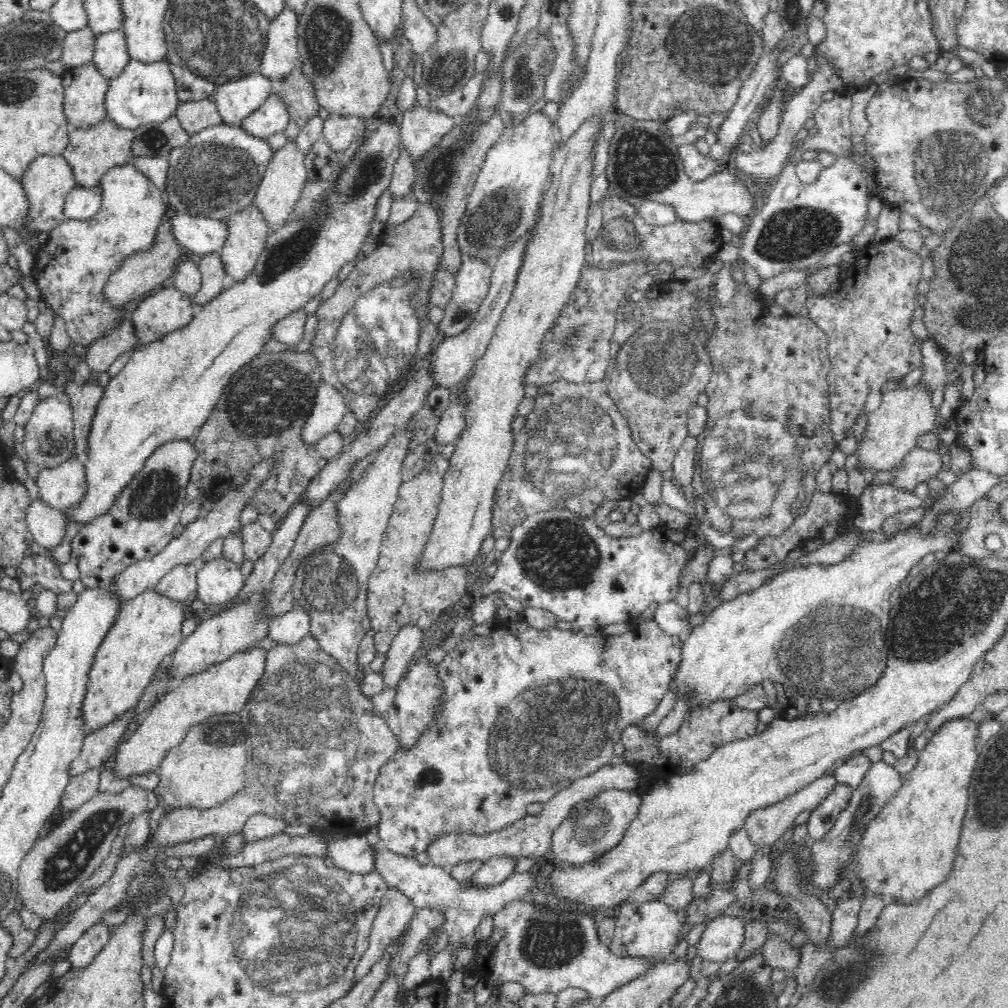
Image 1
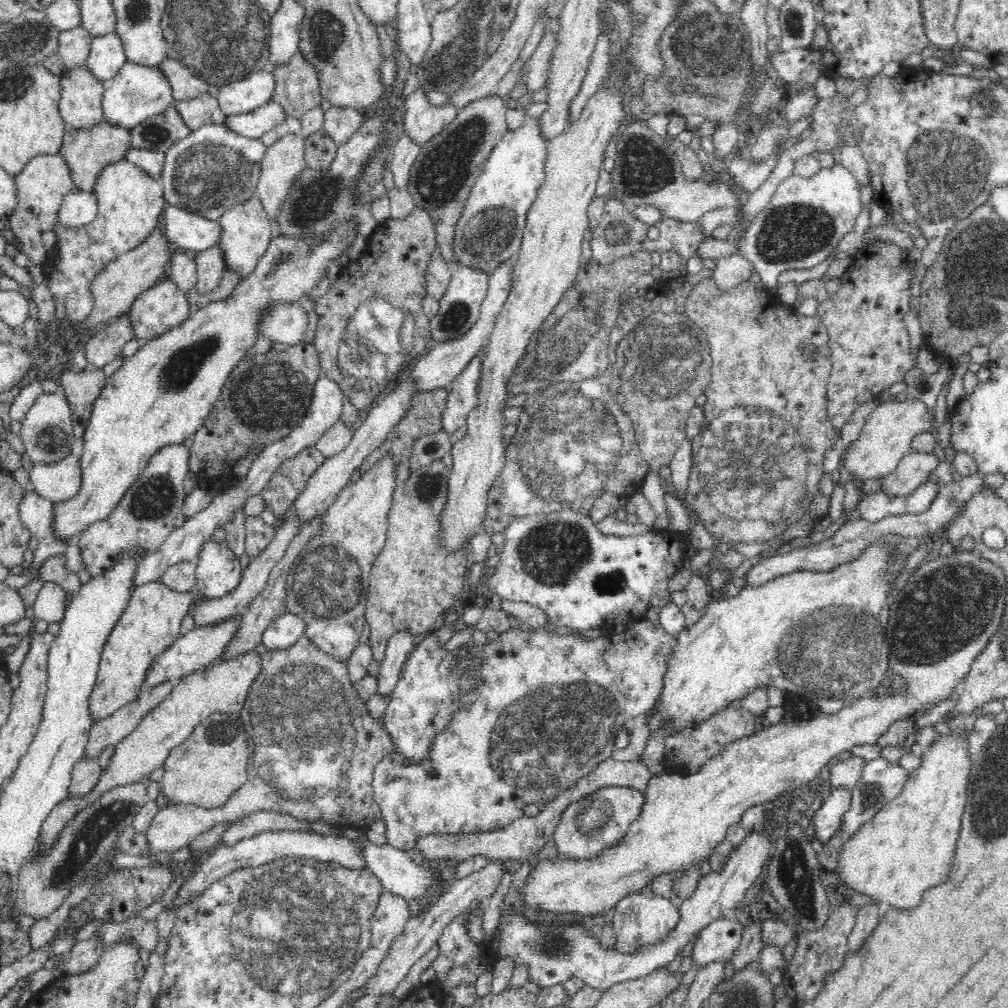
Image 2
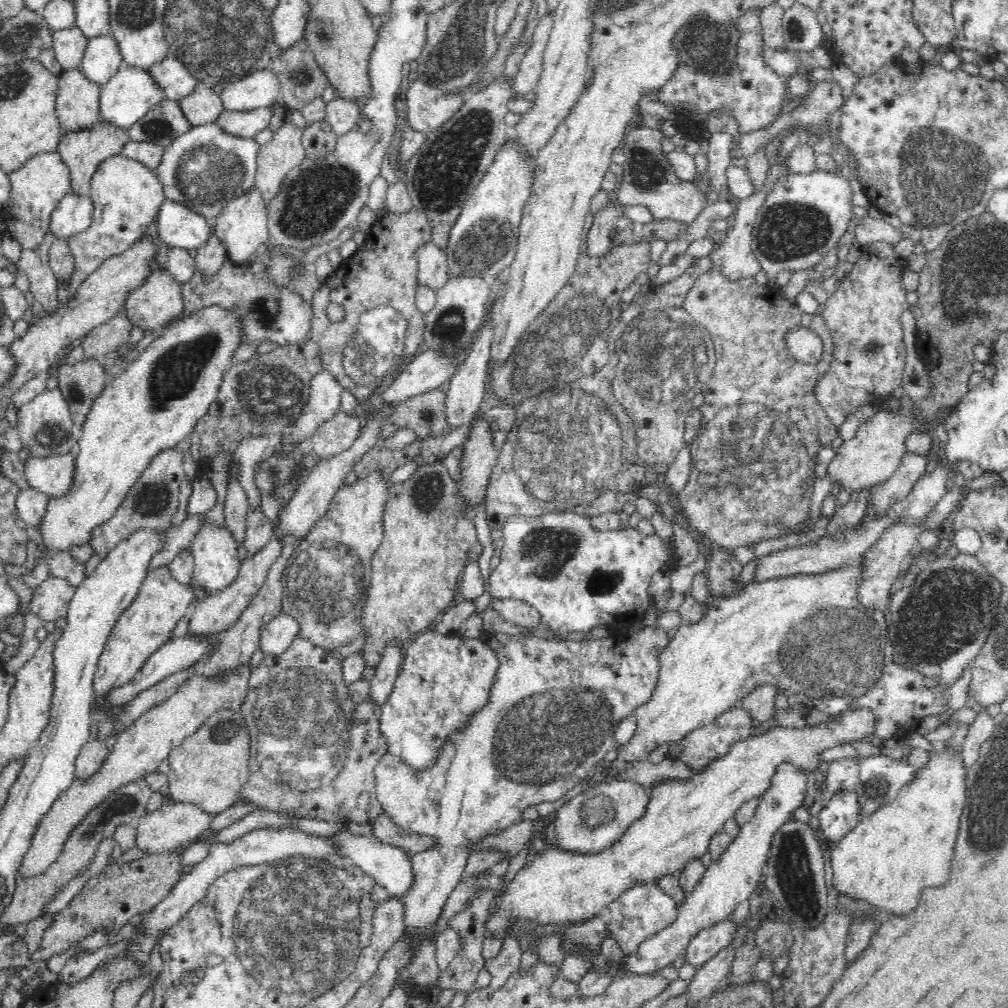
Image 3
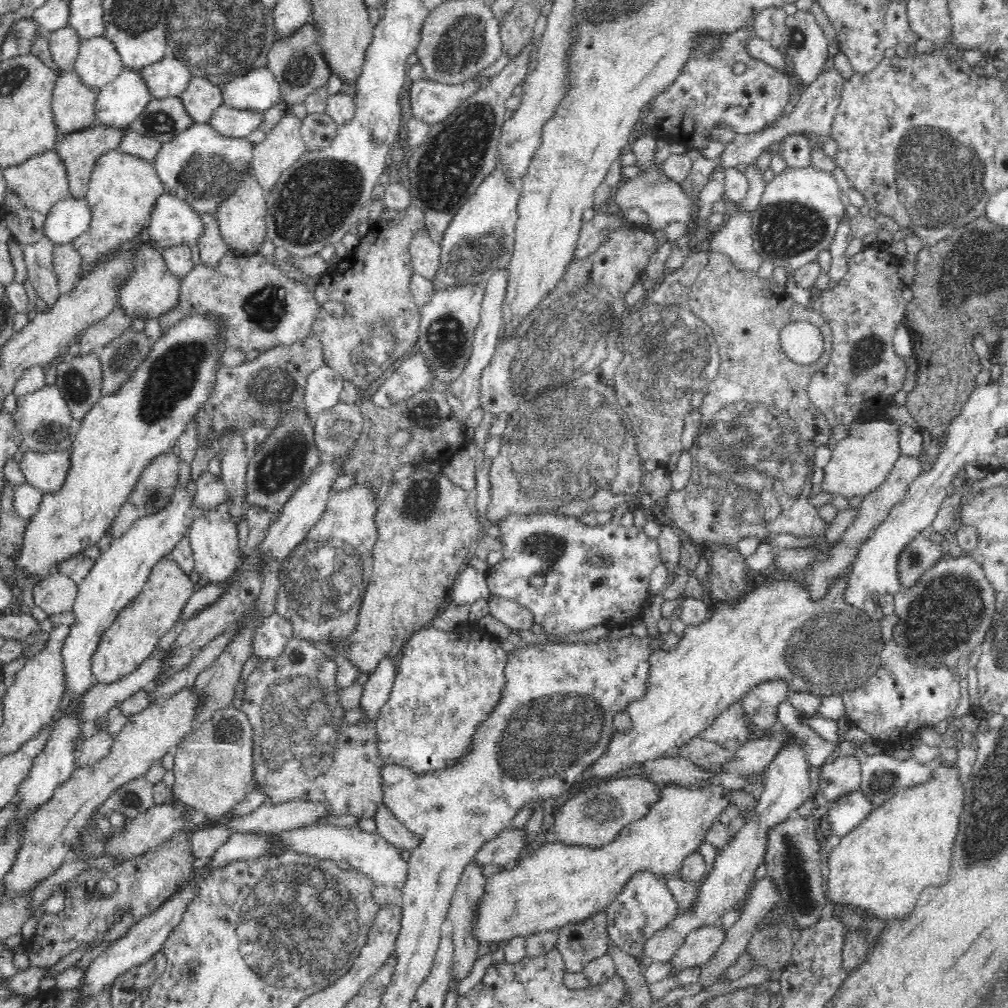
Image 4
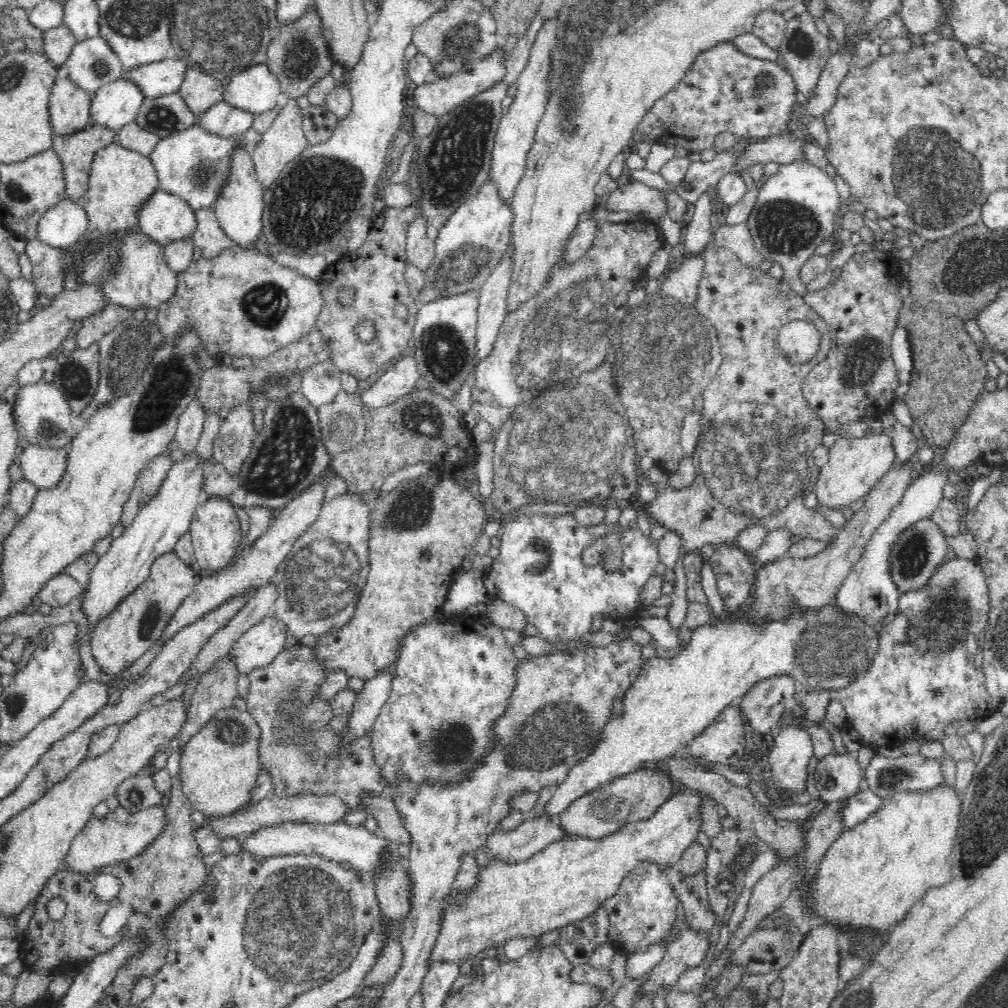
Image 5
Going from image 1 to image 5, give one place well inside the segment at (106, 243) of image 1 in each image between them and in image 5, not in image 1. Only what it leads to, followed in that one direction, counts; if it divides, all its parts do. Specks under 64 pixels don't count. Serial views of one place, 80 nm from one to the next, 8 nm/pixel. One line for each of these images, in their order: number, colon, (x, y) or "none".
2: (130, 201)
3: (126, 194)
4: (123, 187)
5: (120, 179)

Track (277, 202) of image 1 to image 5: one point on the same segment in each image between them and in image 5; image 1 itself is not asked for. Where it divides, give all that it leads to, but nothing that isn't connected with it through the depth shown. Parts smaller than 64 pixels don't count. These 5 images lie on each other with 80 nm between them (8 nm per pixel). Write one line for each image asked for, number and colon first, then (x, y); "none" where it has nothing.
2: (281, 162)
3: (285, 150)
4: (283, 145)
5: (285, 139)

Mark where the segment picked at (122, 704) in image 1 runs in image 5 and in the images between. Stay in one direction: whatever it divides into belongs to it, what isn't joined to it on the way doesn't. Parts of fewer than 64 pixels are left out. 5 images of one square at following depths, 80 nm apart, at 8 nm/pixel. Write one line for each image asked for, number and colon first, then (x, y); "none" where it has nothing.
2: (152, 621)
3: (149, 622)
4: (133, 636)
5: (121, 637)

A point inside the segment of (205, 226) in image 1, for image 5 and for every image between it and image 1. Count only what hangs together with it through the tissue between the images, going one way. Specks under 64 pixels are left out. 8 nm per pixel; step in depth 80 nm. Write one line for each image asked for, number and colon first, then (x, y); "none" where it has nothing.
2: (184, 230)
3: (175, 225)
4: (172, 221)
5: (163, 216)

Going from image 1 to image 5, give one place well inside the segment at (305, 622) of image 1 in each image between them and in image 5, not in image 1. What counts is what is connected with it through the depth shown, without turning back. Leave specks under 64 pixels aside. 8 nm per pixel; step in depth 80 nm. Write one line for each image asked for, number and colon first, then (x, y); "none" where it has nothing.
2: (285, 630)
3: (281, 630)
4: (269, 638)
5: (261, 643)

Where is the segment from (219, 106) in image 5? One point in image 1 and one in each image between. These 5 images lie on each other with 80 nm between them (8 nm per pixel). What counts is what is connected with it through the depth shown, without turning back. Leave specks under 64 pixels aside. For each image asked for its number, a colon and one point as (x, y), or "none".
1: (271, 118)
2: (253, 125)
3: (245, 124)
4: (229, 122)

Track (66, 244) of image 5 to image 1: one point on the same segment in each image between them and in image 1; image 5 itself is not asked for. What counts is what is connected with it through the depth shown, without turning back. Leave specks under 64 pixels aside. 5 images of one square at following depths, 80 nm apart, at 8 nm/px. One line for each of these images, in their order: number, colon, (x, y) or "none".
1: (81, 204)
2: (78, 209)
3: (73, 214)
4: (70, 218)

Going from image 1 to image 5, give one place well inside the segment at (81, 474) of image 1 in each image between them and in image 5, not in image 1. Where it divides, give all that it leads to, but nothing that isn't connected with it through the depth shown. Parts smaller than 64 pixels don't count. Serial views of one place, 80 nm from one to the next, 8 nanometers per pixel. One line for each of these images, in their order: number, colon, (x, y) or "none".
2: (59, 480)
3: (51, 474)
4: (46, 470)
5: (42, 464)

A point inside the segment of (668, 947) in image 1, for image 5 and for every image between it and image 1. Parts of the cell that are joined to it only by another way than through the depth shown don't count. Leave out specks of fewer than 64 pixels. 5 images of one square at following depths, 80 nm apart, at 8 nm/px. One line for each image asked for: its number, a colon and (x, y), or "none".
2: (640, 917)
3: (644, 909)
4: (645, 905)
5: (642, 911)

